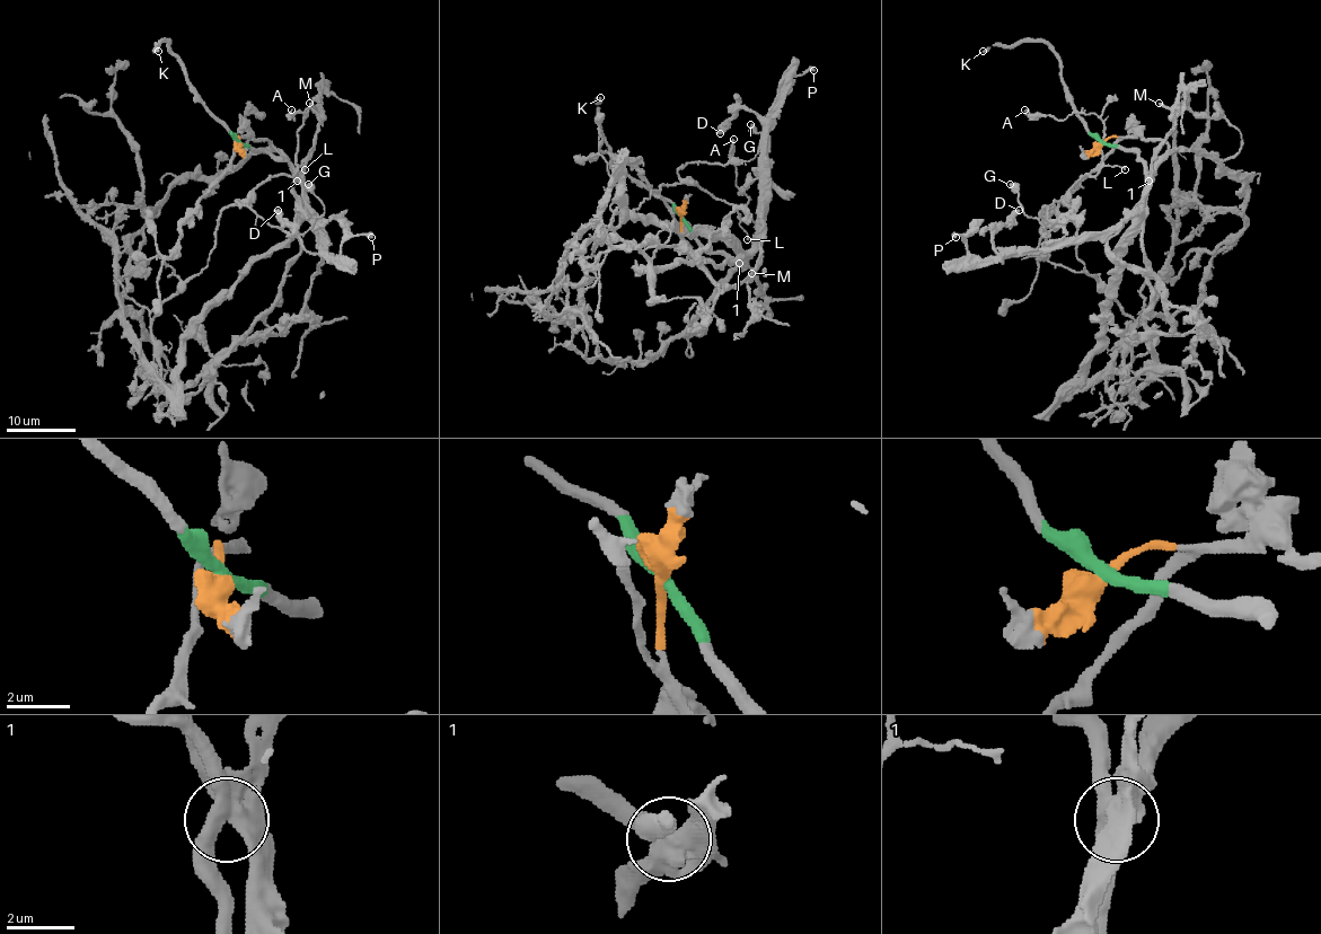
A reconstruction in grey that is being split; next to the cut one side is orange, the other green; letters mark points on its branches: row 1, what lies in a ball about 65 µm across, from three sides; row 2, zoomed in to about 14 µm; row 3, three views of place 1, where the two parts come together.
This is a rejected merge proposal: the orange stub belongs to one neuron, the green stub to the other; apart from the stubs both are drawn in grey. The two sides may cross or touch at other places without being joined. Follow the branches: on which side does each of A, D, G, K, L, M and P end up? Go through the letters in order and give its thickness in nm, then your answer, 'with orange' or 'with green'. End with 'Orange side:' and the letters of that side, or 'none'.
A: 200 nm | with green
D: 600 nm | with orange
G: 600 nm | with green
K: 420 nm | with green
L: 150 nm | with green
M: 190 nm | with orange
P: 440 nm | with orange
Orange side: D, M, P

